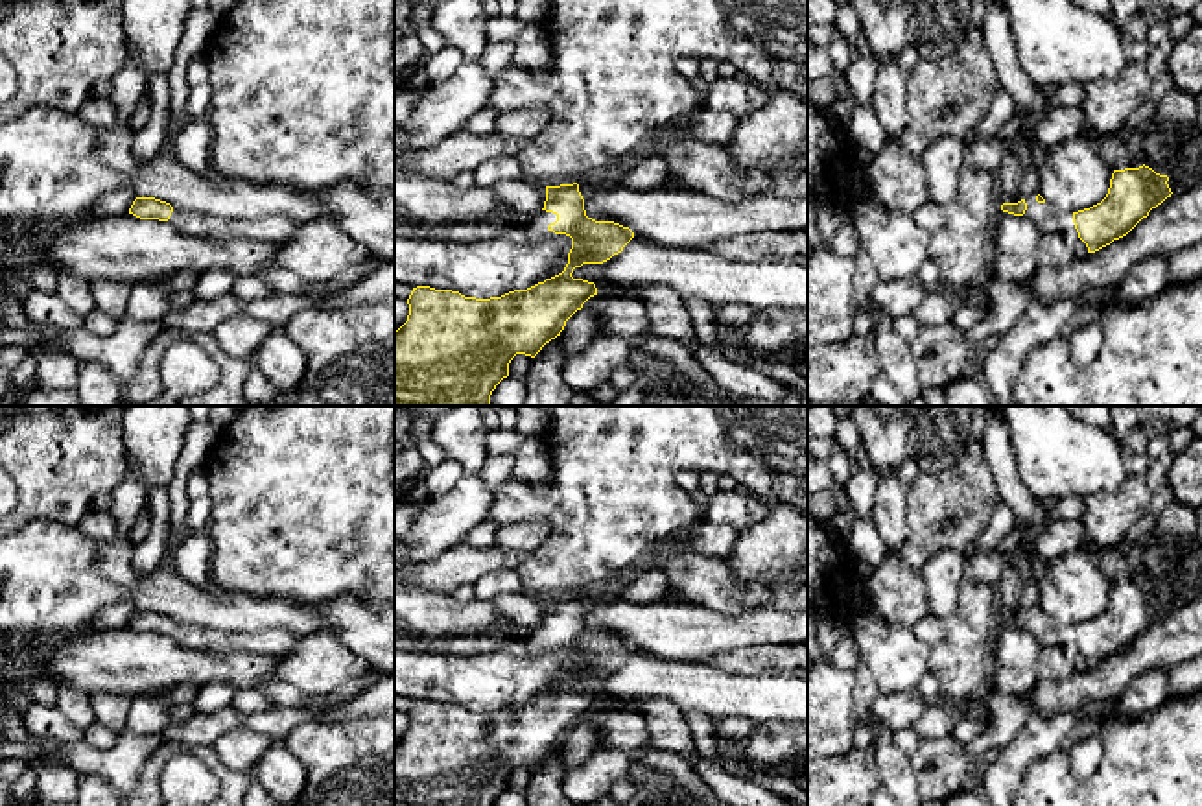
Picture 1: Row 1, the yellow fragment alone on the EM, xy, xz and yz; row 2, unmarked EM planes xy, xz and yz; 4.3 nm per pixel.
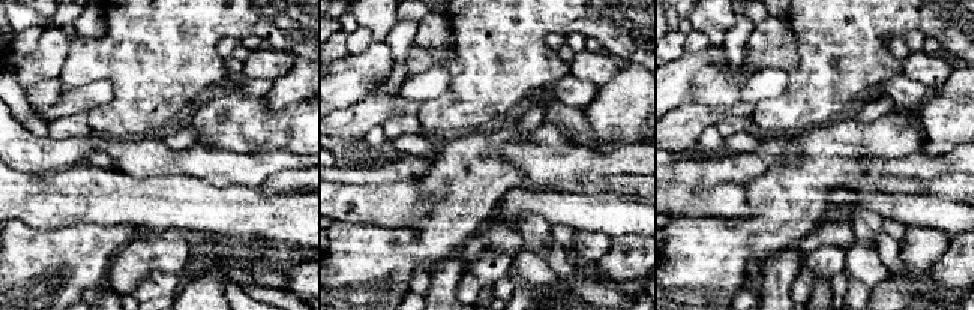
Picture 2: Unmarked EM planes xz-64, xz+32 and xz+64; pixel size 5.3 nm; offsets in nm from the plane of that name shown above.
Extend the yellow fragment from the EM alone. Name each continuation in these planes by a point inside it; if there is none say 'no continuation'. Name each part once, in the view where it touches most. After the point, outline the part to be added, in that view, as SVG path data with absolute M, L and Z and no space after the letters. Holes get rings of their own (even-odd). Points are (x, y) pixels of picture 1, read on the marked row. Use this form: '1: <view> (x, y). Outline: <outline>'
1: xz (587, 189). Outline: M618 179L618 181L608 181L608 183L581 181L581 183L577 183L577 184L579 184L579 192L581 192L584 203L586 203L592 196L595 196L597 192L601 192L601 190L623 188L621 179Z

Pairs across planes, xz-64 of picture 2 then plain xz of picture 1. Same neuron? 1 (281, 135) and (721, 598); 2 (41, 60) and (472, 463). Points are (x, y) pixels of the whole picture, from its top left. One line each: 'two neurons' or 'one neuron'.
1: one neuron
2: two neurons

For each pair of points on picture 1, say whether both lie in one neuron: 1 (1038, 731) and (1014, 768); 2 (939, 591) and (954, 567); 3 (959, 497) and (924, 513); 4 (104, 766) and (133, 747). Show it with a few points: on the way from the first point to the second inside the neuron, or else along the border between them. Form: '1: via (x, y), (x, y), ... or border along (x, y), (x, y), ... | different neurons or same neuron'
1: via (1033, 740), (1016, 758) | same neuron
2: via (942, 585), (942, 578), (948, 572) | same neuron
3: via (950, 497), (939, 498), (933, 504) | same neuron
4: via (111, 764), (117, 764), (126, 755) | same neuron

